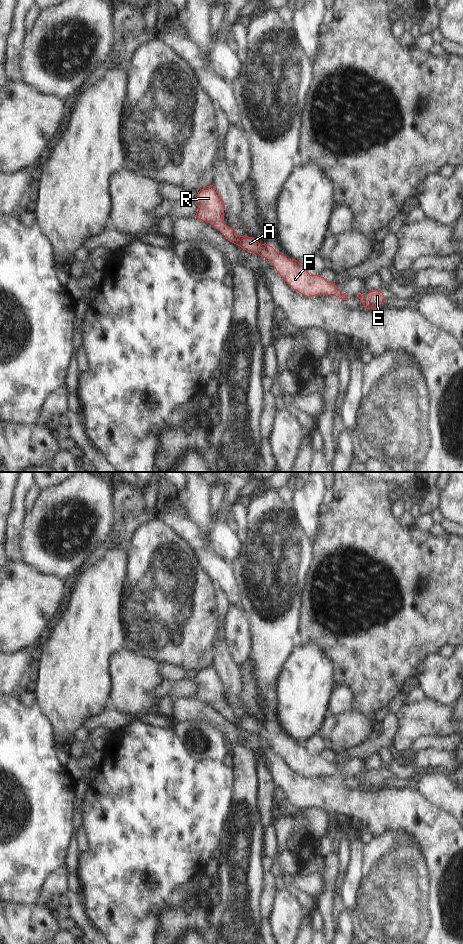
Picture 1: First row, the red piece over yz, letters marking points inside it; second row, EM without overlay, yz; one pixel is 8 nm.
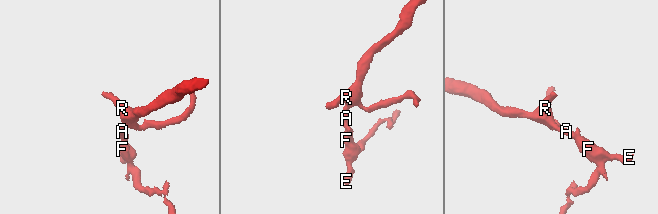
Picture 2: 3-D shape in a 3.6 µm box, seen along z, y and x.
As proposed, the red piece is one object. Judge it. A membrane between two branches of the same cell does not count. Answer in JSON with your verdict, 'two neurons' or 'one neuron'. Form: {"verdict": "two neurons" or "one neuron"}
{"verdict": "one neuron"}

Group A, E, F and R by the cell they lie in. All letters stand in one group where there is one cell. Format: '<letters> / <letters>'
A E F R

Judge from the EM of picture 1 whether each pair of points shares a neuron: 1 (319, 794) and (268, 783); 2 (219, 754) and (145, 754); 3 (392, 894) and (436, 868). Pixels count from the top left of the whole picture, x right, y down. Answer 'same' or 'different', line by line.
1: different
2: different
3: different

